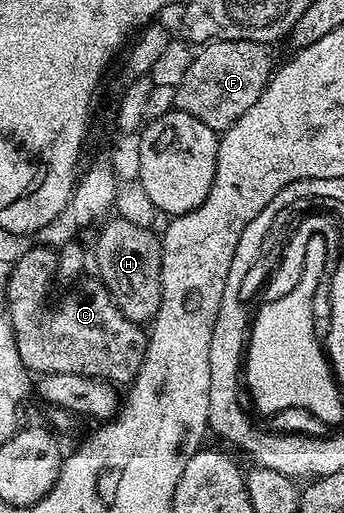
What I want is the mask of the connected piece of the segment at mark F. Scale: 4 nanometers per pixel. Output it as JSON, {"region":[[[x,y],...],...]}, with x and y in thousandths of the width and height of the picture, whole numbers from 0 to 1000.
{"region":[[[619,78],[608,86],[587,88],[570,99],[578,103],[547,121],[532,150],[509,164],[509,211],[535,216],[538,222],[555,222],[634,261],[657,257],[776,173],[776,162],[794,146],[788,99],[794,99],[791,88],[721,78]]]}

